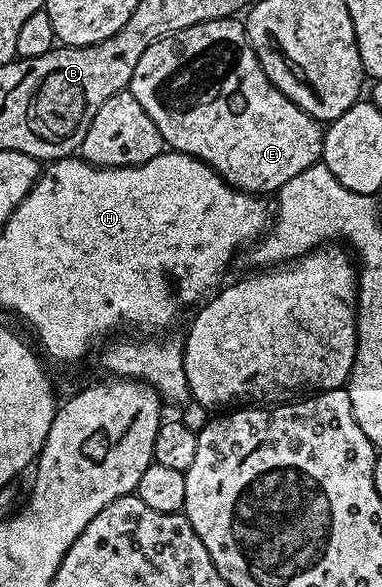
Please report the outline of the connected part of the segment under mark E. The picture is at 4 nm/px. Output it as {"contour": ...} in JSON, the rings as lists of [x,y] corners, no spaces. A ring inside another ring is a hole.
{"contour":[[[223,17],[219,21],[202,21],[157,39],[137,59],[129,91],[145,107],[149,119],[157,123],[164,146],[204,161],[221,179],[245,193],[274,194],[293,175],[301,175],[323,156],[324,126],[273,87],[249,43],[242,20]]]}

